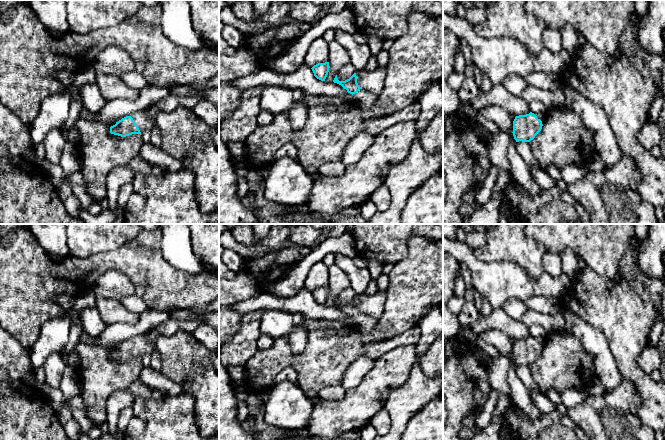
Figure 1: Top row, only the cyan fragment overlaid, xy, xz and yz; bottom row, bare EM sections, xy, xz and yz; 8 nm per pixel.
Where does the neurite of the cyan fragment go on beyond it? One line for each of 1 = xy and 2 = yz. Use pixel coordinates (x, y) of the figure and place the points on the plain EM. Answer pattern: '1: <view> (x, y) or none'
1: xy (143, 345)
2: yz (542, 341)

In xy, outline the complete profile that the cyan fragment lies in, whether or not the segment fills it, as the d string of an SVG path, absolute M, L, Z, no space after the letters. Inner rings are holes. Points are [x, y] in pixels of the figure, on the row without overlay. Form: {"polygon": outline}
{"polygon": "M143 335L126 340L110 351L110 357L121 361L141 358L145 354L152 354L154 345Z"}

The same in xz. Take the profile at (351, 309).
{"polygon": "M356 297L345 305L339 305L336 299L333 306L341 309L348 317L352 318L353 326L360 333L371 334L375 330L378 320L366 315L358 309Z"}

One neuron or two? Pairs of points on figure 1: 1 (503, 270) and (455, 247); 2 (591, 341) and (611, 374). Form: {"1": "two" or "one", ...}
{"1": "one", "2": "one"}

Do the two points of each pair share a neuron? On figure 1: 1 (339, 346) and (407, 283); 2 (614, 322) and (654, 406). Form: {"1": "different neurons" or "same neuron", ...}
{"1": "same neuron", "2": "same neuron"}

